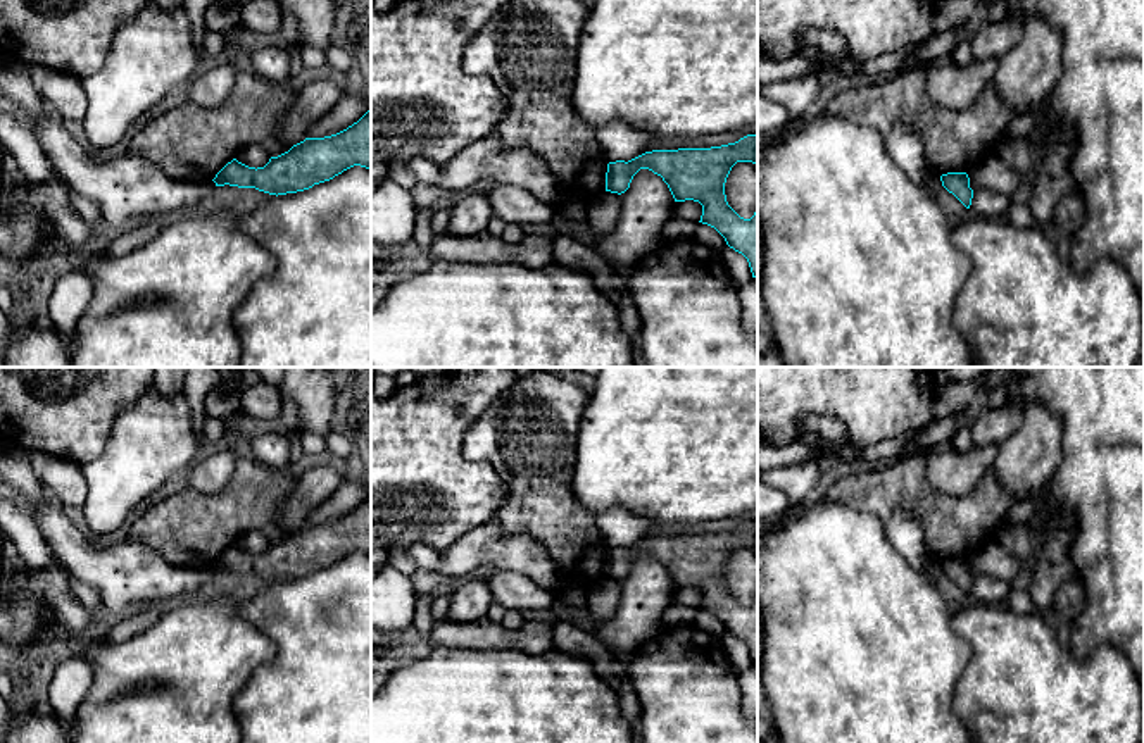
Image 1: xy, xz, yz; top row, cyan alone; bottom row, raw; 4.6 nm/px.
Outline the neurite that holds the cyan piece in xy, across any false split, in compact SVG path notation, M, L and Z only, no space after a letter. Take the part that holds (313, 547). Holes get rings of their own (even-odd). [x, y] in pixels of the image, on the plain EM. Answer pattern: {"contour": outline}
{"contour": "M371 495L347 515L324 524L305 524L271 543L264 553L248 553L233 545L212 567L216 572L255 574L278 583L309 576L354 552L371 555Z"}

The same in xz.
{"contour": "M747 521L735 529L721 533L652 536L628 548L609 548L606 559L606 578L621 581L630 574L633 562L640 555L652 557L668 571L675 588L694 586L702 591L699 609L714 614L730 634L742 640L749 648L752 664L757 665L757 595L751 605L744 605L728 591L725 581L726 564L737 548L752 548L757 552L757 521Z"}

